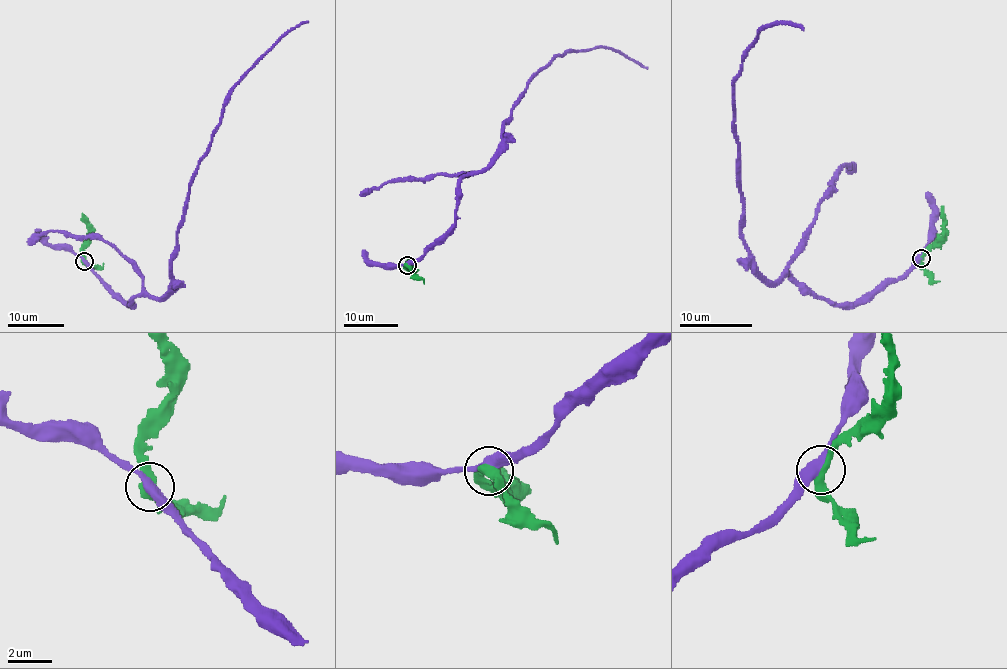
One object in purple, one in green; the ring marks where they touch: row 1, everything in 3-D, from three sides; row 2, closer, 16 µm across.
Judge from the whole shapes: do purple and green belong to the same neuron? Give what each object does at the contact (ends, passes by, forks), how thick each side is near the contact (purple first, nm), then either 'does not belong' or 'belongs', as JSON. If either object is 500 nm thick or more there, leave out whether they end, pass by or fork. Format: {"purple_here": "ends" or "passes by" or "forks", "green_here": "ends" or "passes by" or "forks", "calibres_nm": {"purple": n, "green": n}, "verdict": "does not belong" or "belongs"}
{"purple_here": "passes by", "green_here": "passes by", "calibres_nm": {"purple": 400, "green": 440}, "verdict": "does not belong"}

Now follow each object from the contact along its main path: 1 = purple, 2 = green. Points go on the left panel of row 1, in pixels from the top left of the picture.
1: (84, 260), (130, 307), (137, 296), (156, 299), (170, 289), (188, 183), (229, 90), (308, 21)
2: (84, 261), (83, 247), (89, 237), (86, 217), (82, 214)

